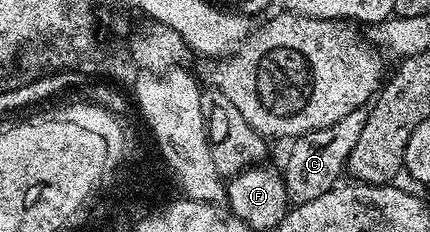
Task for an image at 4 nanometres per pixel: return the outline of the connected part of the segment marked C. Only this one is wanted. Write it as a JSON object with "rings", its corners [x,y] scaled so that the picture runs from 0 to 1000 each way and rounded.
{"rings":[[[828,466],[816,474],[816,491],[788,509],[788,526],[730,569],[712,569],[709,582],[693,586],[679,608],[681,642],[663,690],[658,754],[663,815],[684,884],[723,871],[747,836],[760,836],[760,819],[786,806],[795,772],[793,741],[798,759],[816,647],[826,647],[826,612],[835,612],[835,578],[844,578],[844,543],[856,504],[856,478],[849,466]]]}

